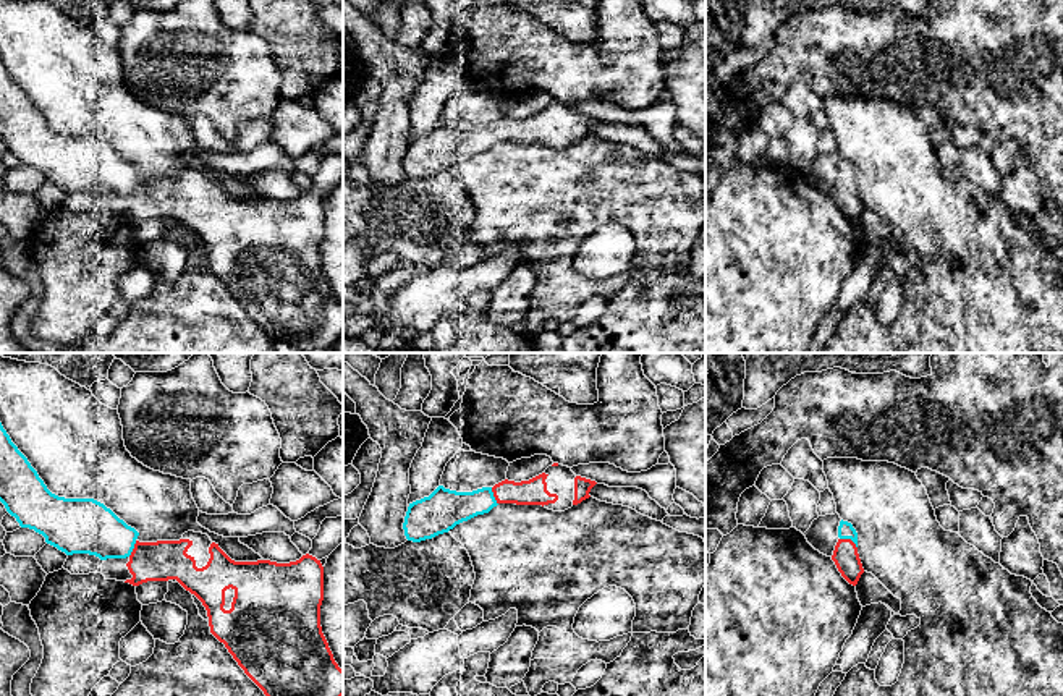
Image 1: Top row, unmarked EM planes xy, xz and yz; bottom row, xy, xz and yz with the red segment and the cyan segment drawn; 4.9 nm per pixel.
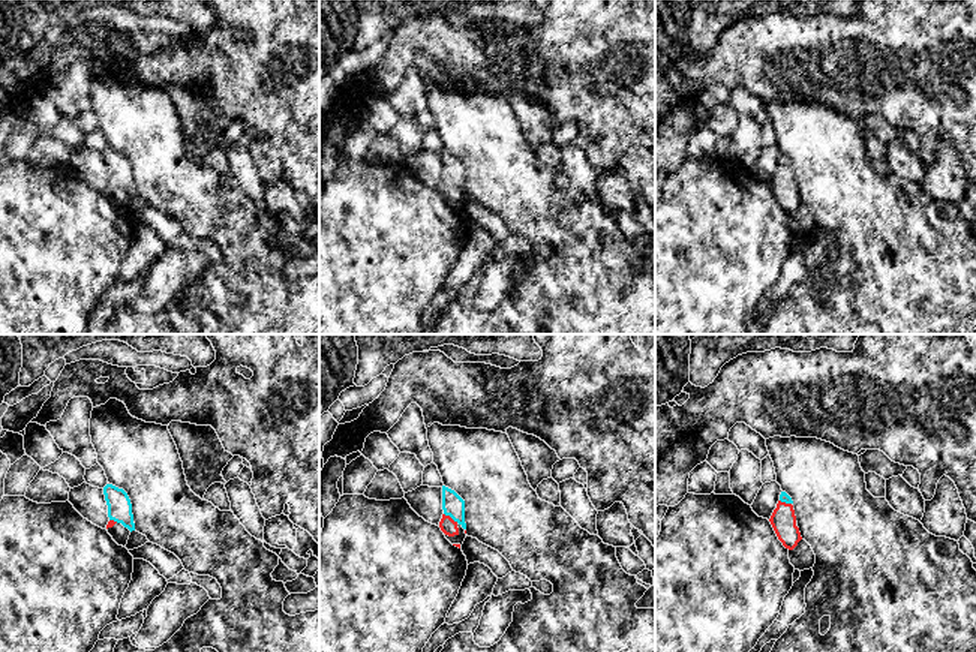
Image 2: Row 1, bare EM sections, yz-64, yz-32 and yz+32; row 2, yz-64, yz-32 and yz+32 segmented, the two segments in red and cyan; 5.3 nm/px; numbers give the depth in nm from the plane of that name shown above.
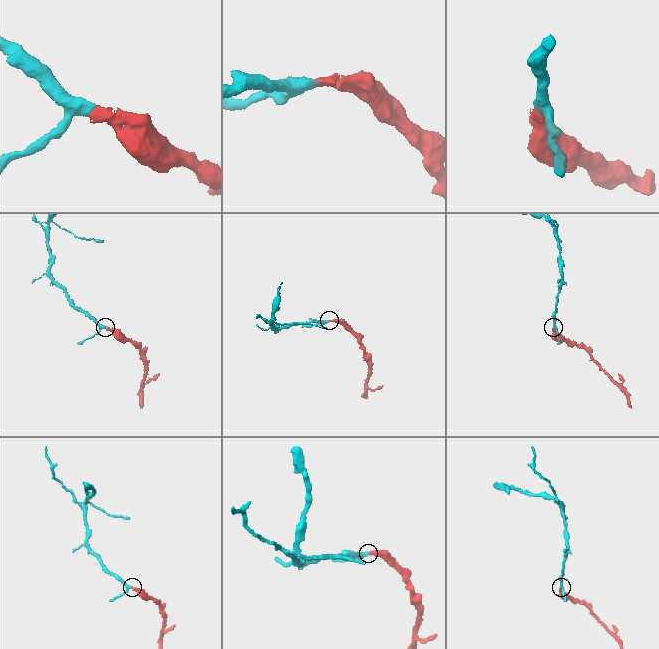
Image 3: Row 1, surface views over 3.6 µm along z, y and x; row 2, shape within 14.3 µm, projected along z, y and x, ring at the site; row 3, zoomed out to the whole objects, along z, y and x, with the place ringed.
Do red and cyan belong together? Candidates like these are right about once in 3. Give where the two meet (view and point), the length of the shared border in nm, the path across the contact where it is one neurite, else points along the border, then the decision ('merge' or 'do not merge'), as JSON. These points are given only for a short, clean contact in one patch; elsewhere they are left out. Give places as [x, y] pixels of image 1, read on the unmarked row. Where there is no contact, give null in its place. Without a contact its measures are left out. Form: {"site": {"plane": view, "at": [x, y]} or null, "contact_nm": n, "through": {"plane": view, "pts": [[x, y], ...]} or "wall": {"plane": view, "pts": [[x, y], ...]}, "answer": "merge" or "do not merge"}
{"site": {"plane": "yz", "at": [850, 177]}, "contact_nm": 100, "through": {"plane": "yz", "pts": [[845, 193], [850, 177], [845, 167]]}, "answer": "merge"}

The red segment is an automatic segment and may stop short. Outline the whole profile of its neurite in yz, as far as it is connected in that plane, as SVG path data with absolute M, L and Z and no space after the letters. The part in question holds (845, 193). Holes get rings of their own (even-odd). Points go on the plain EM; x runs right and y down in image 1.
M840 159L838 180L835 183L832 197L835 199L841 214L853 223L858 222L864 210L859 191L858 191L858 170L848 159Z

